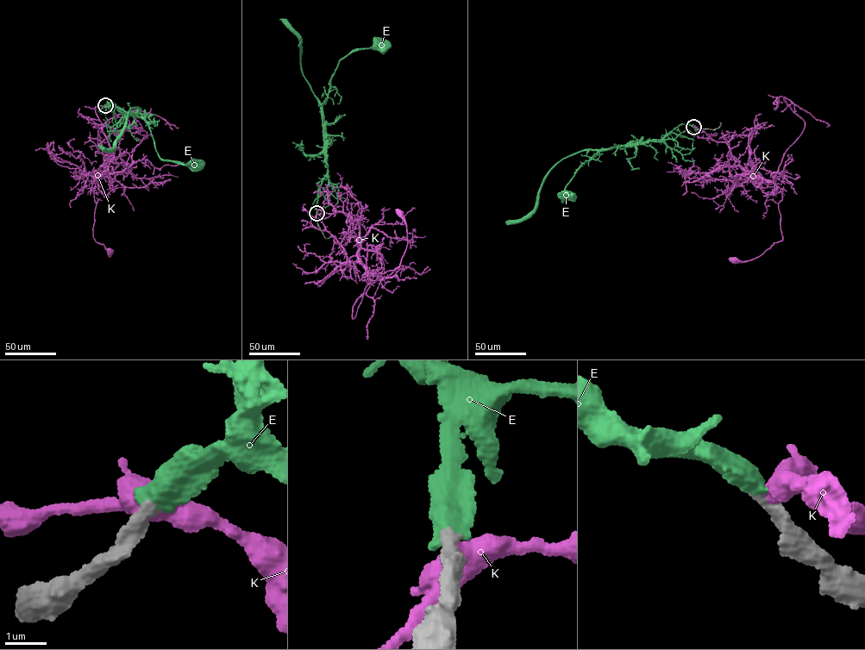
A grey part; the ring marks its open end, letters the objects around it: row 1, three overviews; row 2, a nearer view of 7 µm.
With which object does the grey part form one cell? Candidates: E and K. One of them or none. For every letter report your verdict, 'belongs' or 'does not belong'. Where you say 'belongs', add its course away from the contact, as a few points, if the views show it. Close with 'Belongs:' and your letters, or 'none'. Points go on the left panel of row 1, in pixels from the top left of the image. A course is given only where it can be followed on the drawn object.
E: belongs | via (105, 105), (113, 102), (123, 114), (139, 111), (149, 123), (160, 158), (196, 163)
K: does not belong
Belongs: E

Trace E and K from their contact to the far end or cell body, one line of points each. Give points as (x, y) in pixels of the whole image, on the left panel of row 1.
E: (105, 105), (113, 102), (123, 114), (139, 111), (149, 123), (160, 158), (196, 163)
K: (105, 105), (129, 123), (98, 171), (94, 186), (93, 236), (109, 257), (109, 252)

